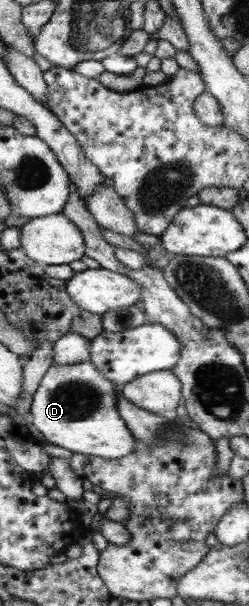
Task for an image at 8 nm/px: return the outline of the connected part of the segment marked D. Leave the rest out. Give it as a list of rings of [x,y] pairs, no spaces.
[[[89,359],[66,367],[53,363],[44,374],[33,395],[29,411],[34,418],[32,423],[51,444],[63,447],[73,453],[84,453],[106,459],[120,459],[129,456],[137,448],[137,442],[119,414],[117,395],[115,394],[119,393],[119,390],[119,386],[110,381]]]

